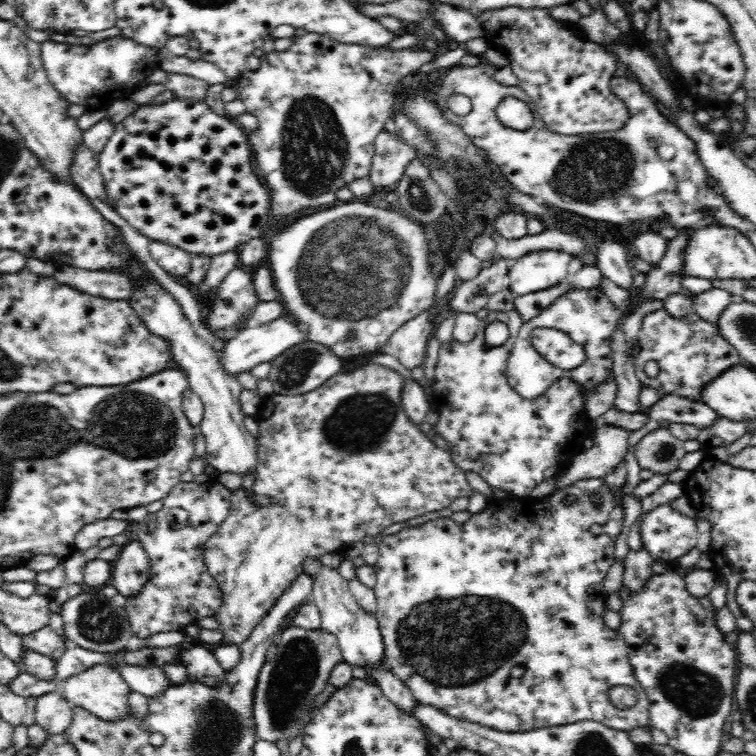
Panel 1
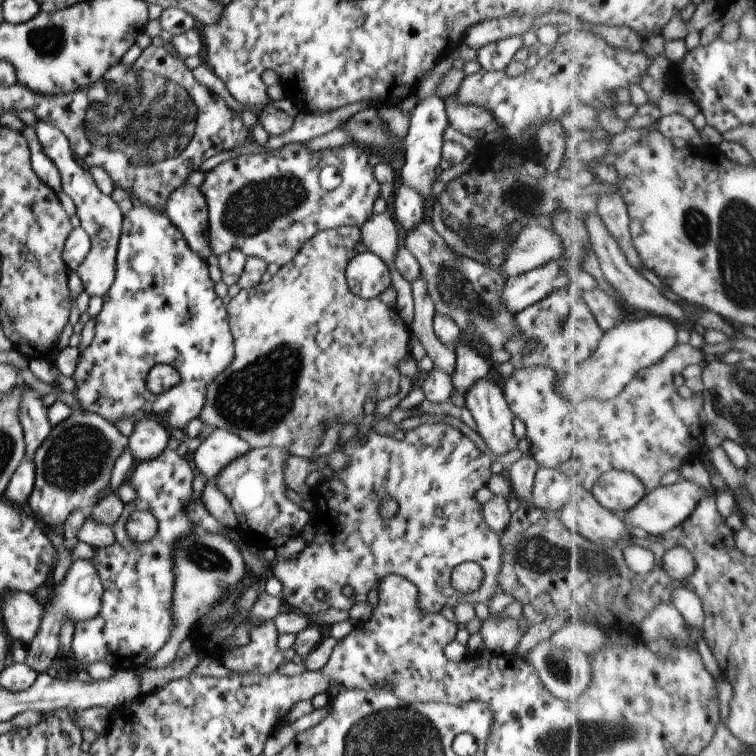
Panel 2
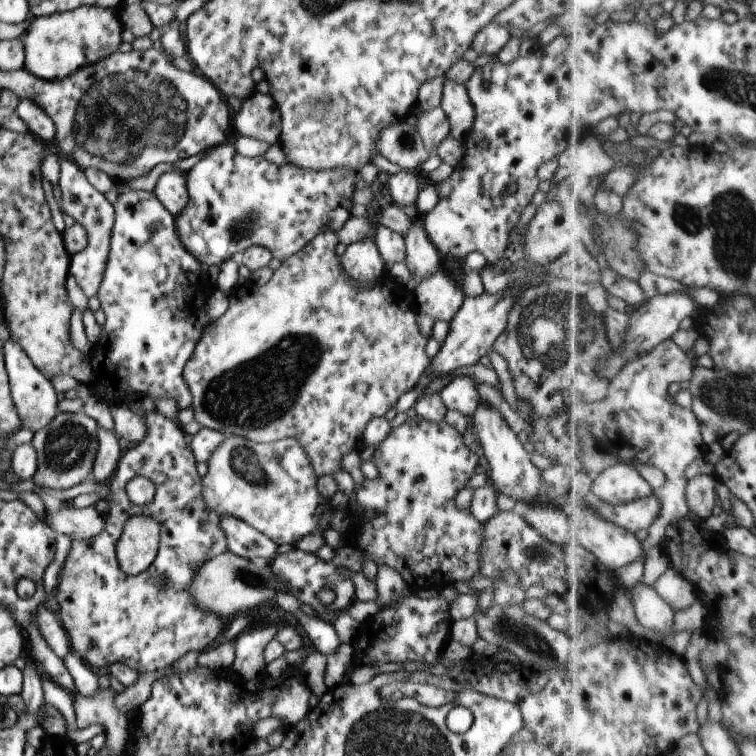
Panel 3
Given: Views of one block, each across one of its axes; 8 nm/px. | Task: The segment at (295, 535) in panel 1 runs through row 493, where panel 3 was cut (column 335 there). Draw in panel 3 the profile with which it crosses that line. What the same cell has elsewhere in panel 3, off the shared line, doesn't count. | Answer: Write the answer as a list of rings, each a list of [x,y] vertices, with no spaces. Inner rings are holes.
[[[338,231],[320,232],[300,252],[296,252],[288,260],[281,262],[281,266],[273,272],[272,278],[266,284],[260,286],[252,280],[246,280],[243,285],[232,289],[228,293],[228,309],[218,319],[213,320],[210,326],[206,326],[206,332],[202,332],[202,340],[194,346],[194,352],[184,365],[182,373],[184,382],[193,395],[192,408],[198,424],[222,432],[227,436],[241,436],[257,443],[271,443],[283,438],[294,438],[306,450],[306,456],[308,456],[316,476],[319,477],[334,475],[341,468],[342,458],[346,454],[360,453],[366,447],[363,435],[366,424],[373,418],[384,417],[384,414],[392,406],[395,406],[401,394],[416,387],[420,376],[431,363],[430,356],[426,354],[429,338],[426,338],[418,328],[417,300],[412,287],[402,287],[398,284],[396,286],[380,286],[378,281],[388,273],[385,271],[374,283],[369,282],[368,286],[360,288],[359,292],[358,286],[354,286],[354,282],[348,280],[348,276],[344,274],[345,270],[342,270],[342,266],[340,266],[341,262],[335,252],[339,242]]]

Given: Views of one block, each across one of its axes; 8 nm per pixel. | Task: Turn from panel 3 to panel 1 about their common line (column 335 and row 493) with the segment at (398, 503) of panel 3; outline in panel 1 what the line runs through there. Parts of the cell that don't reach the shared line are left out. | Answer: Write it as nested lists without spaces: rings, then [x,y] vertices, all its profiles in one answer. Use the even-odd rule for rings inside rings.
[[[603,478],[584,479],[540,499],[528,495],[494,500],[483,511],[471,514],[470,520],[462,525],[456,524],[451,517],[441,517],[382,537],[377,544],[380,556],[373,567],[376,569],[377,584],[372,590],[377,599],[377,612],[373,615],[384,638],[386,668],[402,680],[420,705],[436,708],[452,718],[472,721],[499,731],[526,732],[580,720],[598,721],[621,731],[630,731],[638,726],[646,727],[650,719],[650,702],[646,691],[634,676],[627,657],[628,645],[621,640],[617,630],[606,627],[603,621],[604,612],[608,610],[608,594],[603,590],[603,583],[615,558],[614,540],[600,529],[608,522],[608,515],[616,506],[620,506],[620,501],[615,489],[606,484]],[[596,493],[600,496],[599,504],[593,504],[590,500]],[[568,496],[574,496],[576,500],[568,503]],[[514,666],[522,666],[525,670],[520,679],[512,677]],[[614,686],[633,688],[638,696],[636,705],[632,708],[617,708],[609,700],[609,690]]]

